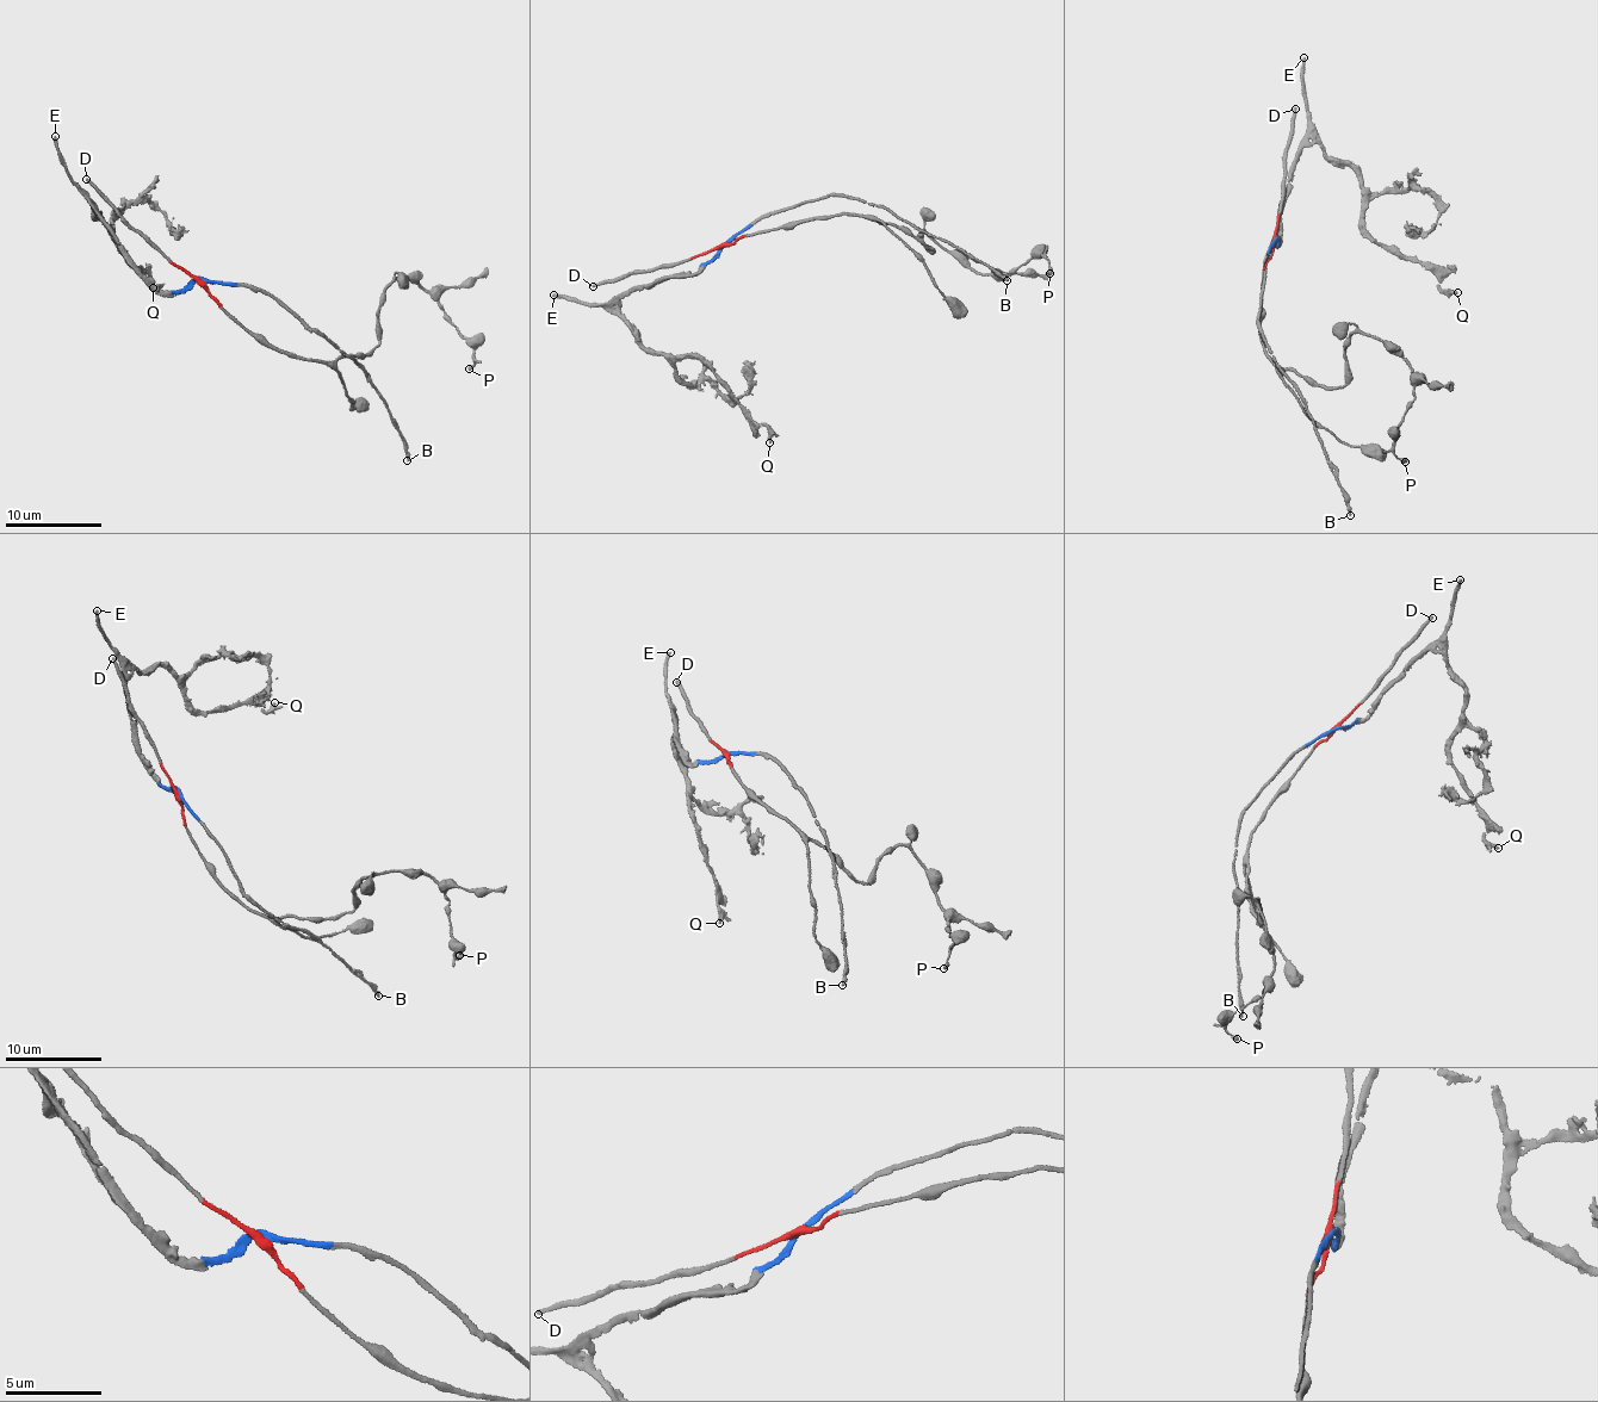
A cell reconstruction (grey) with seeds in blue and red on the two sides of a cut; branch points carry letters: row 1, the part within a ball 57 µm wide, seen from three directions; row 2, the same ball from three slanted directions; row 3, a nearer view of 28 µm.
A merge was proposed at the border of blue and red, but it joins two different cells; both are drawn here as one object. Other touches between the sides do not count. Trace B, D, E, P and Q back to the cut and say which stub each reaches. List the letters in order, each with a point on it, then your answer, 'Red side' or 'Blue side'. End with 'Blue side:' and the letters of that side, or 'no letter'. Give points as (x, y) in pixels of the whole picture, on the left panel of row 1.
B: Place: (407, 460). Blue side
D: Place: (86, 179). Red side
E: Place: (55, 136). Blue side
P: Place: (469, 368). Red side
Q: Place: (153, 287). Blue side
Blue side: B, E, Q

